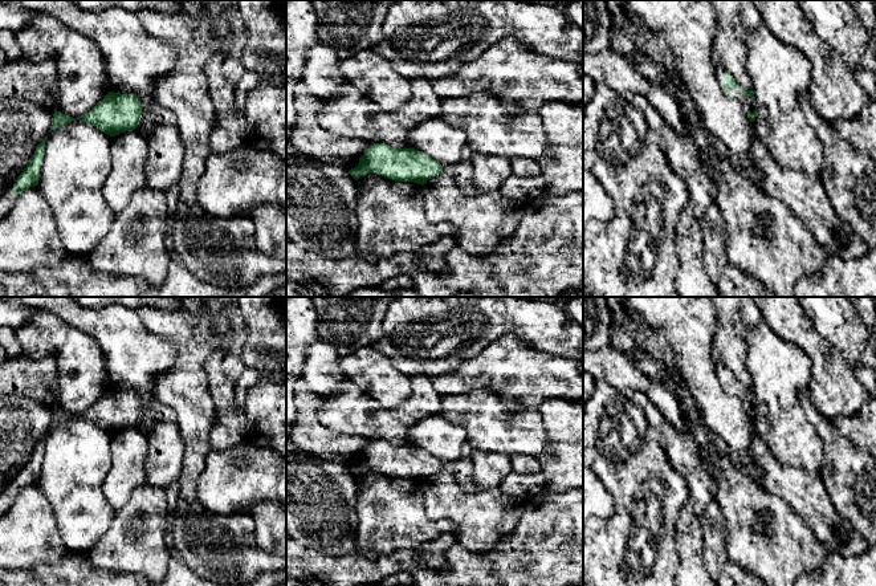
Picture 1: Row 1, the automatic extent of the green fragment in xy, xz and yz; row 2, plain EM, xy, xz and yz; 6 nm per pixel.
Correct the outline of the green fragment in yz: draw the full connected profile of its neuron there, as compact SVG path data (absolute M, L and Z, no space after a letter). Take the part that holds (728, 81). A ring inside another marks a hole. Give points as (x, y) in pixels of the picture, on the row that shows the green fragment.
M716 68L716 76L724 93L733 99L739 101L750 122L754 122L757 117L757 107L753 90L742 89L722 68Z

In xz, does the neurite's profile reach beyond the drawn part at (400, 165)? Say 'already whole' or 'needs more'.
needs more

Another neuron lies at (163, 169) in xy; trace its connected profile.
M155 123L146 138L146 186L160 192L179 184L183 172L184 146L178 126Z

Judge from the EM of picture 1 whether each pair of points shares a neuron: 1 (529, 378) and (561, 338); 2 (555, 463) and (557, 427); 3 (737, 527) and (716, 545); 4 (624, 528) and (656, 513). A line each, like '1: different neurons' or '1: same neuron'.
1: different neurons
2: same neuron
3: different neurons
4: same neuron

